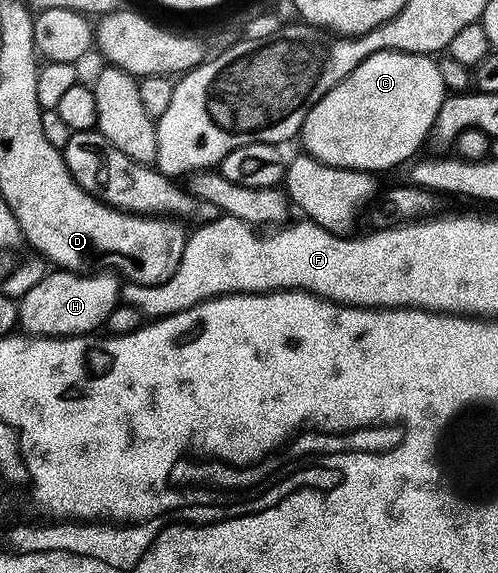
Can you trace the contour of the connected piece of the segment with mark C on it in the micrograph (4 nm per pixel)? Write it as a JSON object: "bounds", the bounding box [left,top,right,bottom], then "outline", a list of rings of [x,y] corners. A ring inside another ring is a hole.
{"bounds":[298,53,445,175],"outline":[[[375,53],[314,103],[298,134],[299,140],[304,140],[303,152],[336,168],[367,170],[380,175],[383,169],[392,169],[403,161],[411,162],[420,153],[424,140],[436,128],[438,111],[445,96],[442,75],[431,56],[423,53]]]}

